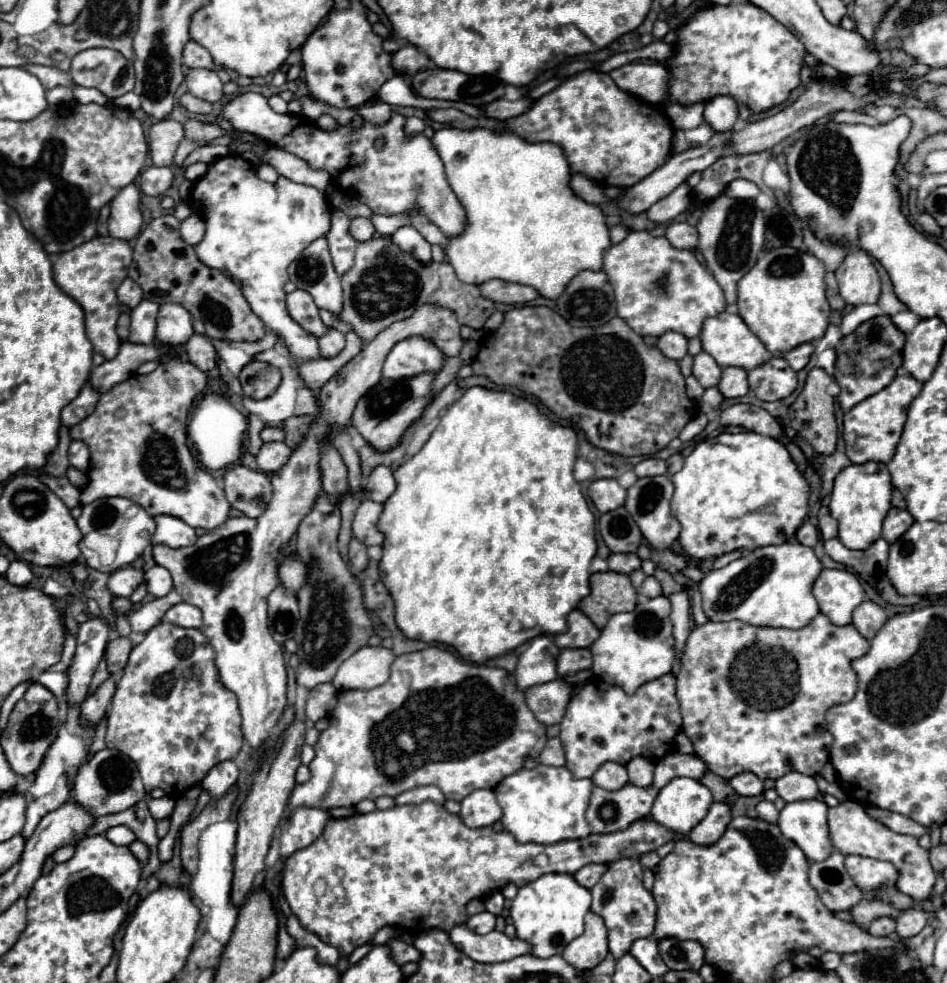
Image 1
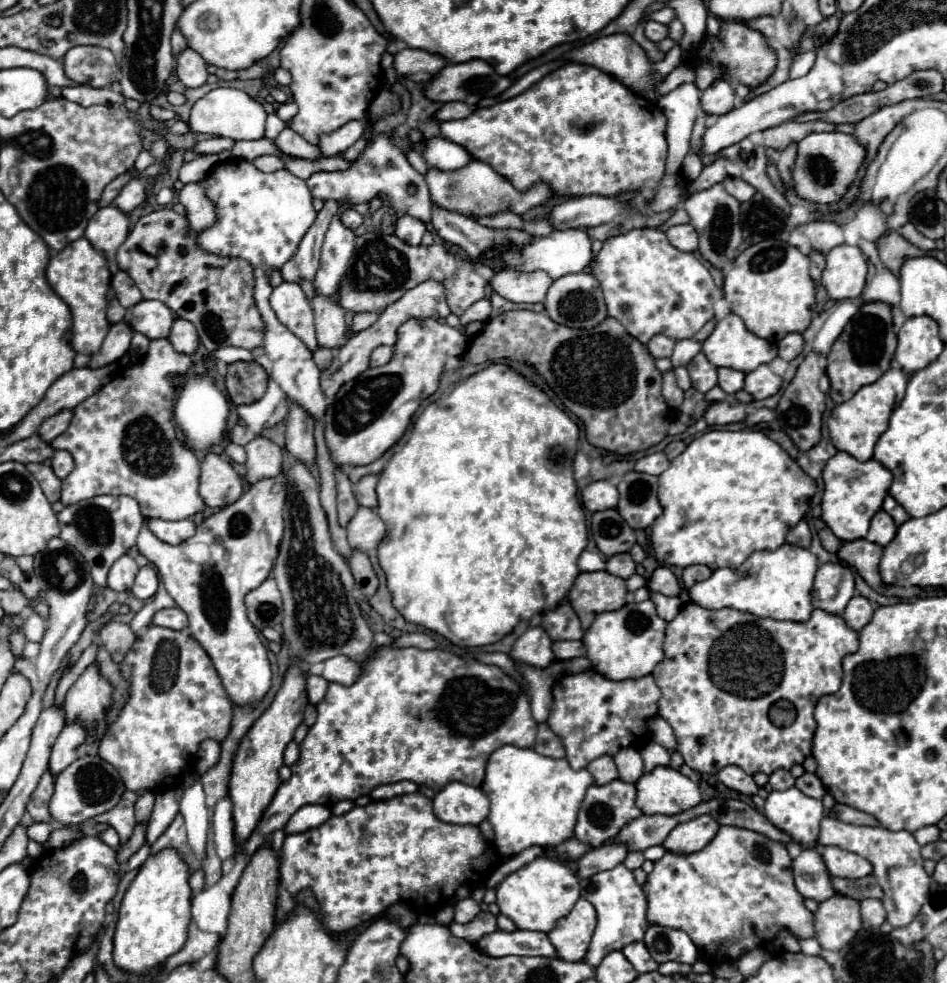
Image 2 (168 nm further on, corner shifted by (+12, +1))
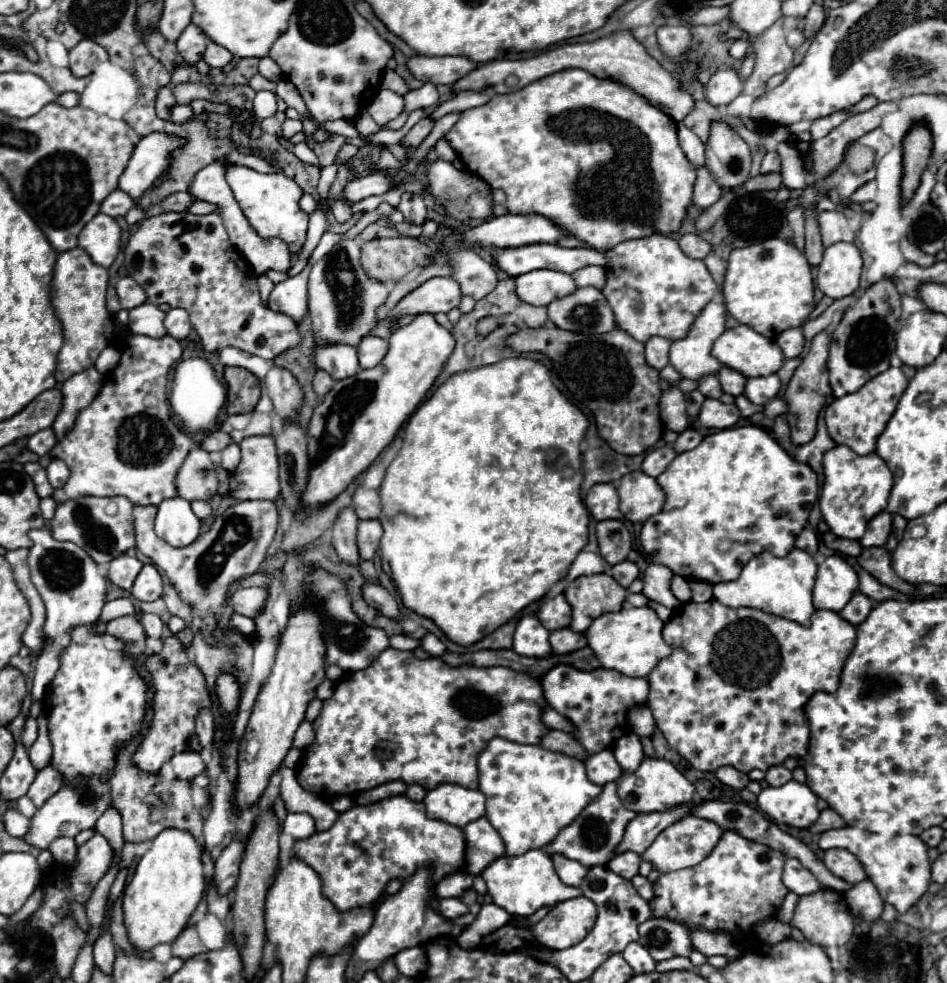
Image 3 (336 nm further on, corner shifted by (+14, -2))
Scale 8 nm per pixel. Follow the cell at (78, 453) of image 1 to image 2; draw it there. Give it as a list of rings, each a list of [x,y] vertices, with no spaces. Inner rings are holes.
[[[57,450],[53,454],[53,458],[51,458],[51,468],[53,468],[53,472],[55,472],[55,476],[59,480],[67,478],[67,474],[73,470],[73,458],[71,458],[71,454],[65,452],[65,450]]]

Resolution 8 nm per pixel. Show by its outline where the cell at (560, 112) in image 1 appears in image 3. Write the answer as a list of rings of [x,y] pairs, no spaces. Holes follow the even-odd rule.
[[[565,69],[565,71],[553,73],[549,77],[543,77],[539,81],[533,81],[515,93],[493,95],[491,103],[481,105],[481,107],[473,107],[473,109],[467,109],[465,113],[461,113],[461,119],[445,133],[443,139],[449,141],[449,145],[457,151],[459,159],[463,161],[463,165],[469,171],[477,173],[483,181],[489,181],[489,185],[493,189],[505,191],[505,195],[507,195],[505,207],[509,209],[509,213],[541,213],[541,215],[557,221],[557,225],[561,225],[563,229],[569,229],[569,233],[573,237],[589,243],[597,251],[611,249],[613,245],[627,241],[627,239],[639,239],[639,237],[647,237],[653,233],[673,233],[679,229],[679,225],[685,217],[685,211],[691,205],[691,195],[693,195],[693,185],[695,185],[695,169],[691,167],[691,163],[687,161],[685,153],[679,147],[675,121],[669,115],[661,113],[661,109],[649,105],[649,101],[645,101],[645,97],[641,97],[639,93],[633,93],[629,87],[625,87],[617,81],[597,79],[583,69]],[[617,157],[621,157],[621,169],[611,171]]]

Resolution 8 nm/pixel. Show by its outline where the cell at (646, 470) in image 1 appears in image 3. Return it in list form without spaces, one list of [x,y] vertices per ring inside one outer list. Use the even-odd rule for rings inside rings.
[[[665,445],[665,447],[661,447],[661,449],[651,451],[651,453],[645,457],[645,461],[643,461],[643,465],[641,465],[641,471],[647,473],[649,477],[659,477],[659,475],[669,467],[669,463],[671,463],[673,459],[675,459],[673,449],[671,449],[669,445]]]

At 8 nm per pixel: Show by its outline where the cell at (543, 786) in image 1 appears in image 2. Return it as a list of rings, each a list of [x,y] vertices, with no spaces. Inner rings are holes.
[[[501,746],[495,750],[485,768],[485,780],[481,784],[481,790],[489,796],[491,800],[491,812],[489,812],[489,822],[495,830],[495,848],[501,860],[509,860],[523,852],[529,846],[541,846],[541,848],[551,848],[559,846],[567,838],[573,836],[575,820],[579,806],[583,802],[583,796],[587,788],[593,784],[593,776],[583,768],[583,770],[573,770],[565,758],[555,760],[547,758],[543,754],[535,754],[533,748],[517,748],[517,746]]]

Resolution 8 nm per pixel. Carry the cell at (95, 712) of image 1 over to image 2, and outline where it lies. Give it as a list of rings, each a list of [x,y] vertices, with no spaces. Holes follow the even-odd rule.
[[[79,722],[65,726],[51,750],[51,760],[49,760],[49,772],[57,776],[63,772],[71,762],[79,758],[79,748],[85,742],[85,732]]]

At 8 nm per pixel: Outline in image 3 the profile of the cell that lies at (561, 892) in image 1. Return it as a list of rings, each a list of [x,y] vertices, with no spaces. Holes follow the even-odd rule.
[[[543,849],[527,851],[521,857],[499,857],[481,873],[481,877],[487,883],[493,903],[513,917],[529,917],[541,907],[555,907],[561,901],[581,895],[579,887],[569,887],[559,879],[551,857]]]

